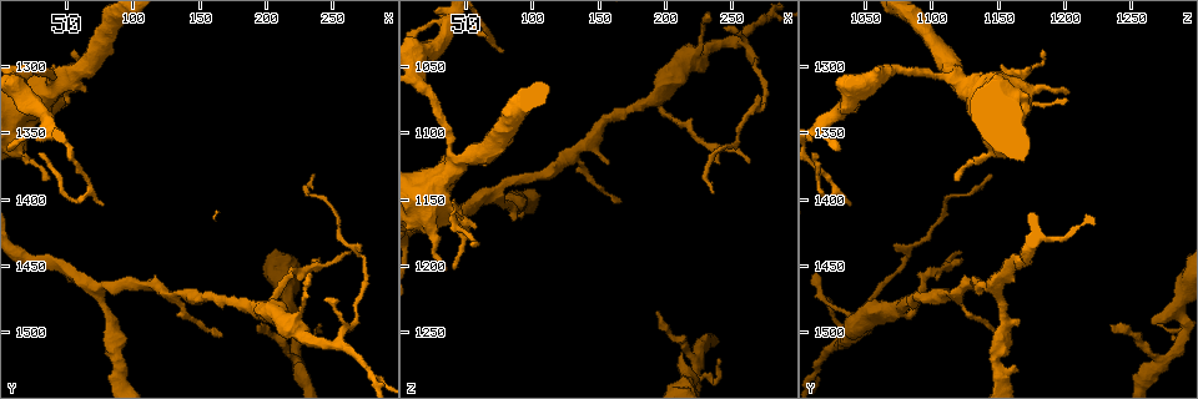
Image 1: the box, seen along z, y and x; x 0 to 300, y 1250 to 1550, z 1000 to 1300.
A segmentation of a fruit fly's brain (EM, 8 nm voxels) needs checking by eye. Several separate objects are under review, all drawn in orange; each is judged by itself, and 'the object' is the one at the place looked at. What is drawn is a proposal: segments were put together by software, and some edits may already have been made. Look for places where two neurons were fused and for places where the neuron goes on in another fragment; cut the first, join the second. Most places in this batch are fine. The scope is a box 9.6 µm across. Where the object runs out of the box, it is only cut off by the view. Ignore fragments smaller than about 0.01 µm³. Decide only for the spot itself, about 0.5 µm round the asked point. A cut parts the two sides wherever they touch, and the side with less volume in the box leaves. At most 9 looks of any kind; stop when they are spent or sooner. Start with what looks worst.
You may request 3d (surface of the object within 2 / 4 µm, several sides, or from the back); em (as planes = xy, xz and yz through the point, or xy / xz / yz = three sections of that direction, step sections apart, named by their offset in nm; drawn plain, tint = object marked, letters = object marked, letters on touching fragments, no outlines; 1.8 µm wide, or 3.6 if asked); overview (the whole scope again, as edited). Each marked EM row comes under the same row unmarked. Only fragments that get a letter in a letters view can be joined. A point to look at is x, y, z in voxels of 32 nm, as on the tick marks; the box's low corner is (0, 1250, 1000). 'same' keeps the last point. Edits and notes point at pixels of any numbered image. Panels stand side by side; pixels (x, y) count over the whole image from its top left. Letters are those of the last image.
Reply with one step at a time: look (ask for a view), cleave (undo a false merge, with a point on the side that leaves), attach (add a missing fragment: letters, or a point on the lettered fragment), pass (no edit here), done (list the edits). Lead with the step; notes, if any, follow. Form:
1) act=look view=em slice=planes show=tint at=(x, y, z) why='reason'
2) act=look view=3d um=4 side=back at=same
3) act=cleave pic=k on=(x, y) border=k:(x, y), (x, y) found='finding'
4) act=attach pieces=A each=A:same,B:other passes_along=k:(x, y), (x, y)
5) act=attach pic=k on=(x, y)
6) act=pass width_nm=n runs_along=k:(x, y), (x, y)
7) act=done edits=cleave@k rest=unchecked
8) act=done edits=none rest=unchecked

act=look view=3d um=2 side=back at=(210, 1490, 1264) why='free end'

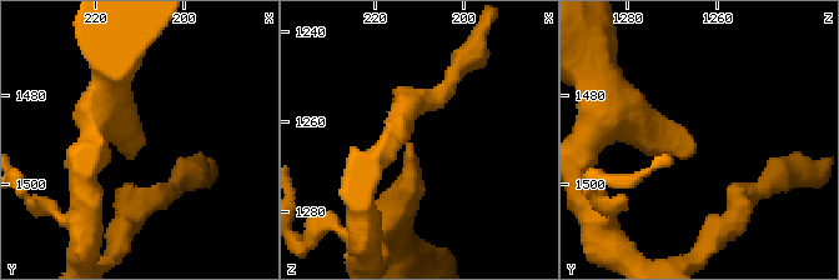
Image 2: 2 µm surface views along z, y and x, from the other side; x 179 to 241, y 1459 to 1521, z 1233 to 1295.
act=look view=em slice=planes show=letters at=(212, 1492, 1265) why='need the tissue'

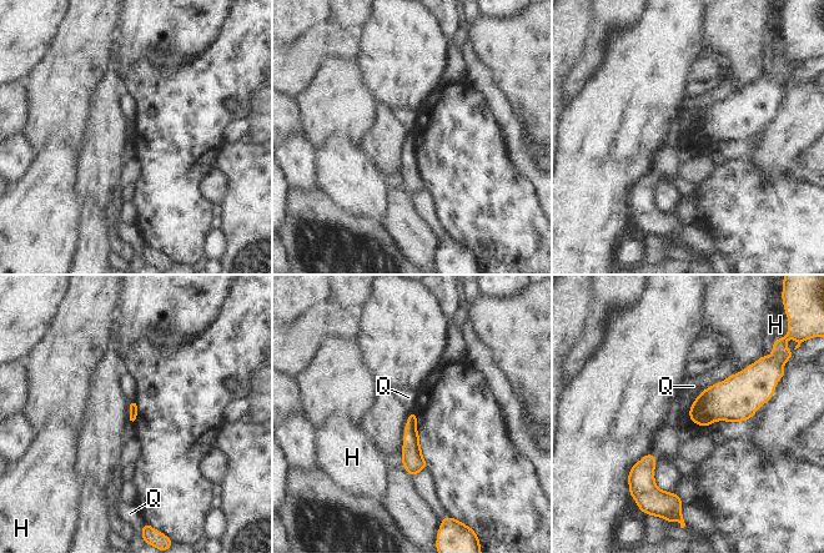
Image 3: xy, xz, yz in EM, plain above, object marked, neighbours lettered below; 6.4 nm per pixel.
act=pass each=H:other,Q:other found='none of them fits'

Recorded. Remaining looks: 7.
act=look view=3d um=2 at=(128, 1472, 1114) why='a fork'

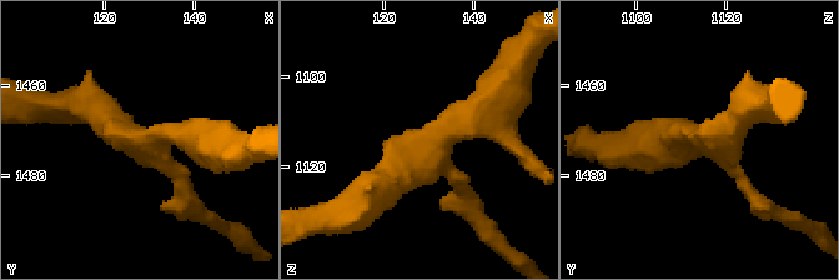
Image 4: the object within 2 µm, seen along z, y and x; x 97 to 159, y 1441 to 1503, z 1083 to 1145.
act=look view=em slice=planes show=letters at=(129, 1471, 1114)

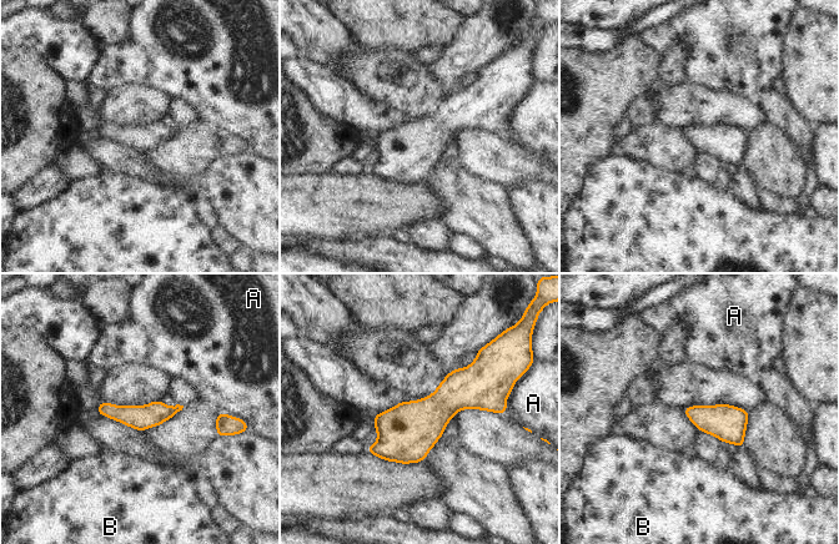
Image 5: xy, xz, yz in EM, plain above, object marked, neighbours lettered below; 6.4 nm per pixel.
act=pass each=A:other,B:other runs_along=5:(101, 408), (119, 413), (174, 409) found='continuous, no second neuron'

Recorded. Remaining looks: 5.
act=look view=em slice=yz step=16 show=letters at=(36, 1386, 1122) why='free end'

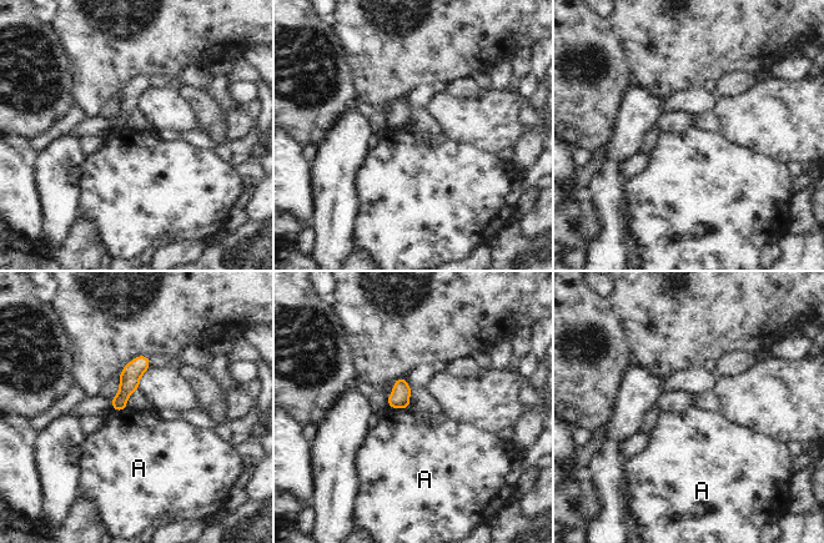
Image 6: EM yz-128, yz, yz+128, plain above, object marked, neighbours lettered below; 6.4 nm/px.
act=look view=em slice=planes show=letters at=same why='another direction'

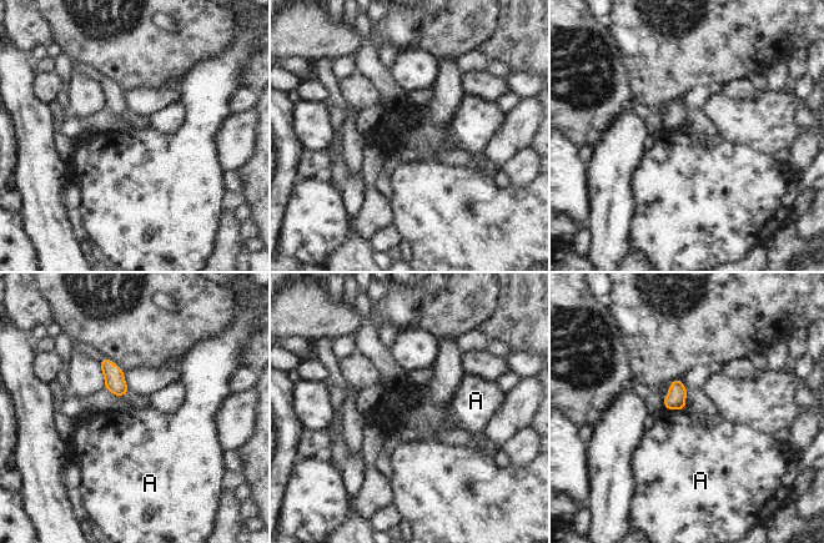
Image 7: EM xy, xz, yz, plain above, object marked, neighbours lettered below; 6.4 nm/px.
act=pass each=A:other found='no lettered fragment goes on from it'

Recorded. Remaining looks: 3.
act=look view=em slice=planes show=letters at=(264, 1442, 1122)

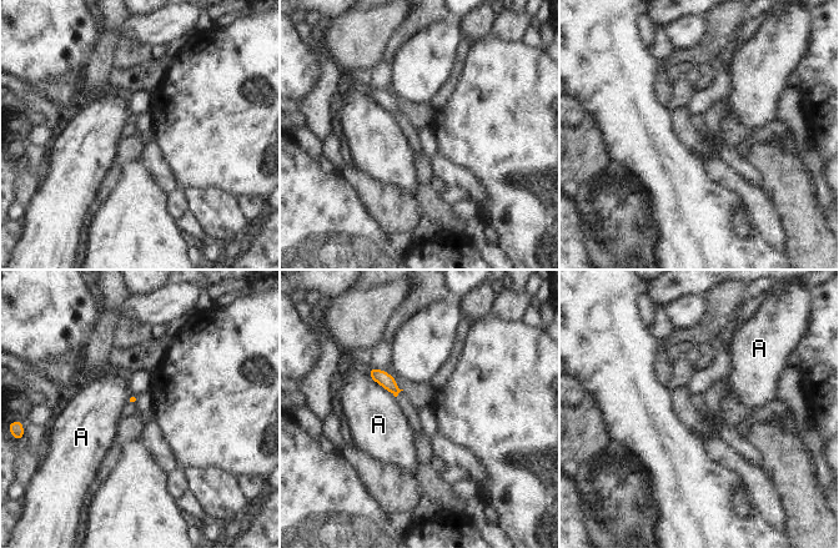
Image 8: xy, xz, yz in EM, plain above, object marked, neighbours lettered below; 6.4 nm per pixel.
act=pass each=A:other border=8:(367, 375), (395, 397) found='none of them fits'

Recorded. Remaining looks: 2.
act=done edits=none rest=unchecked

